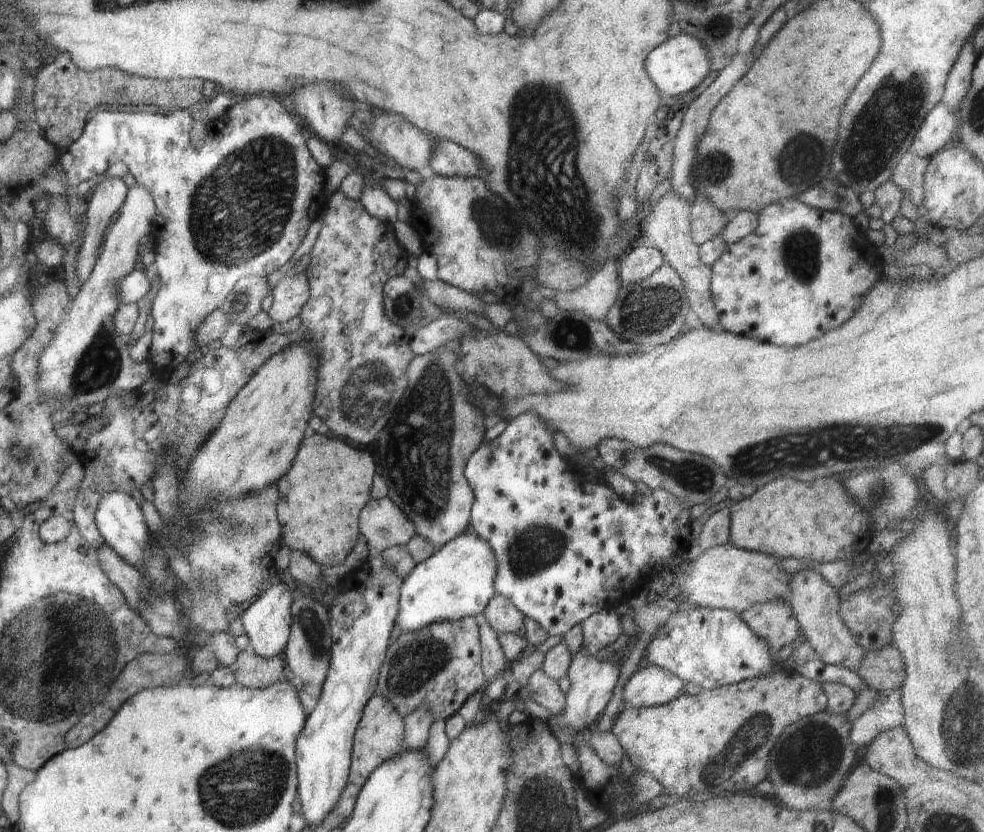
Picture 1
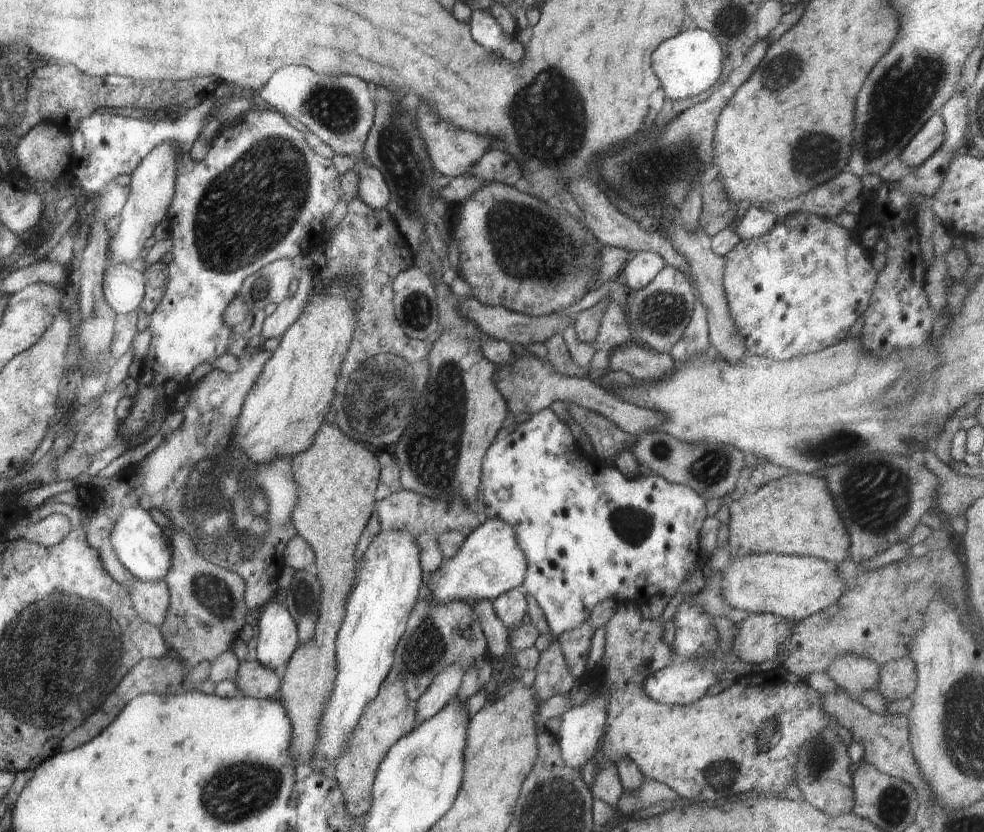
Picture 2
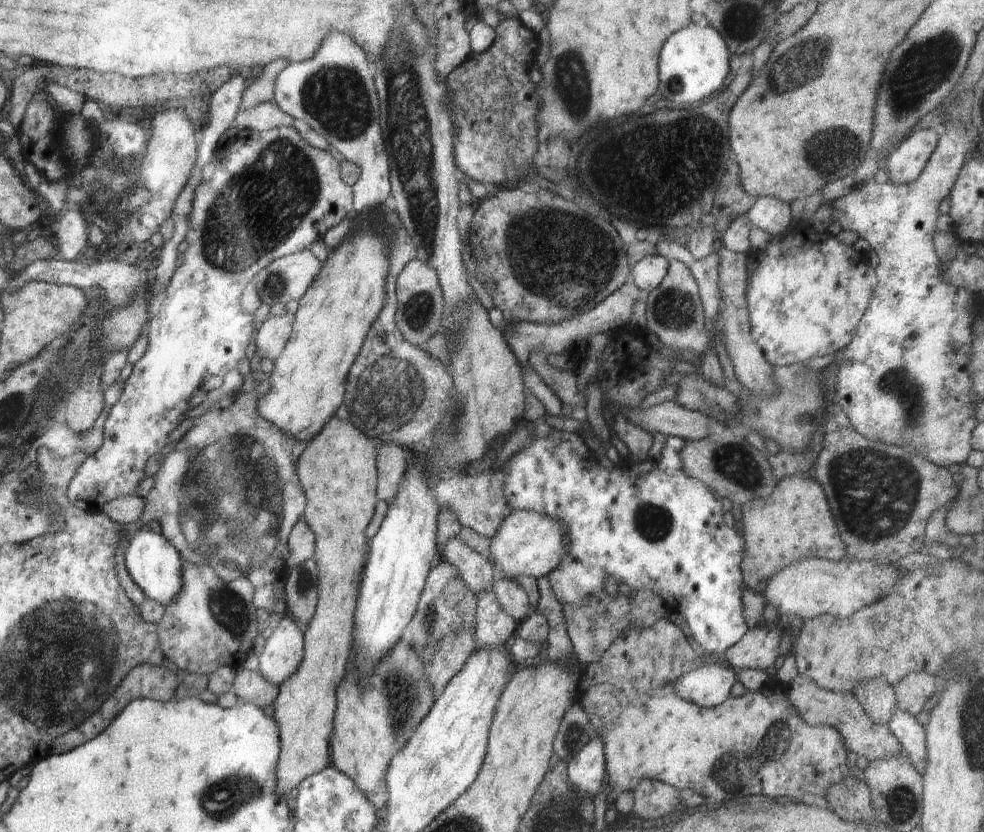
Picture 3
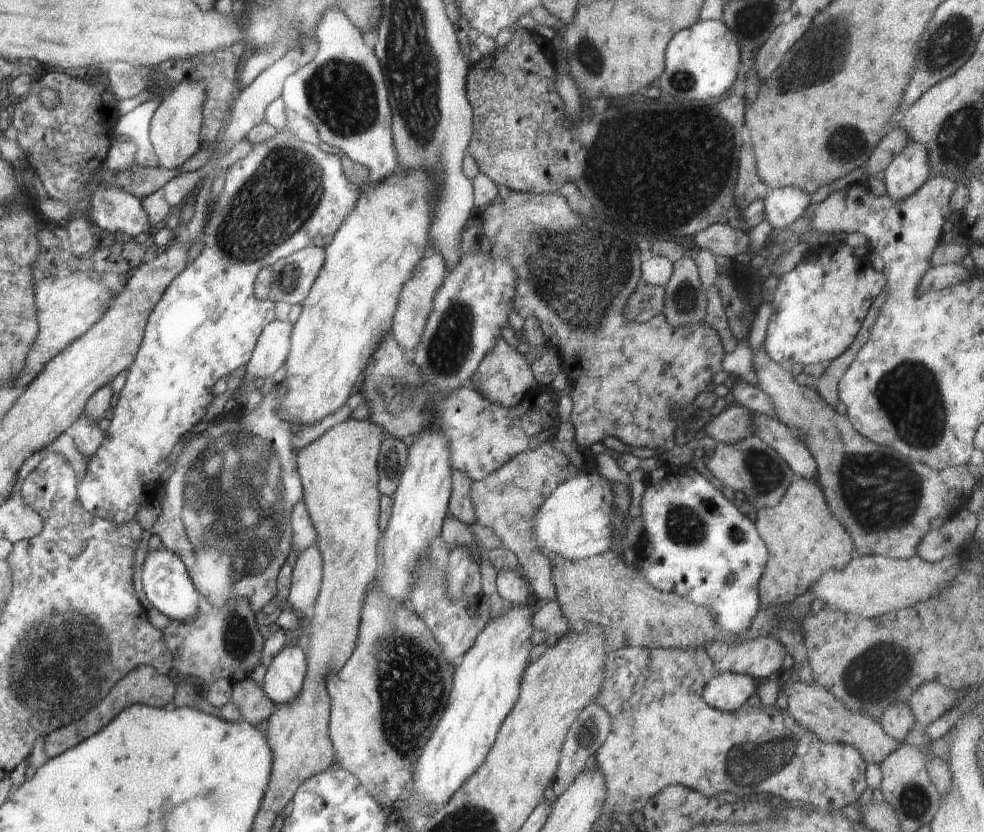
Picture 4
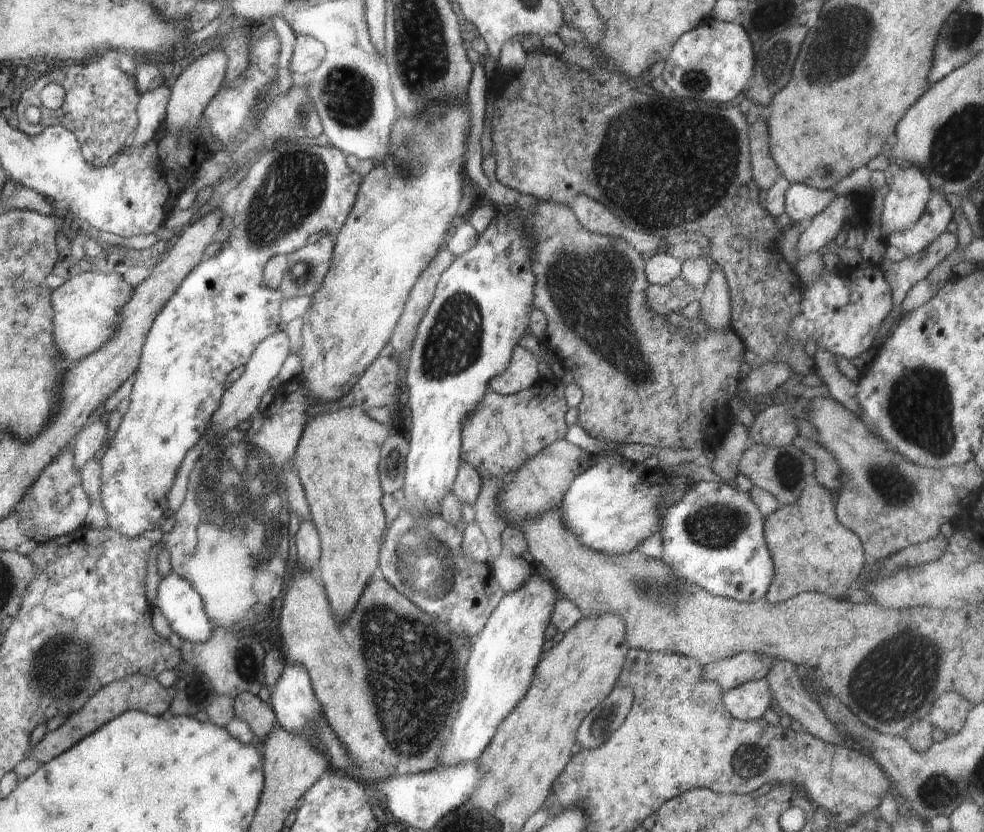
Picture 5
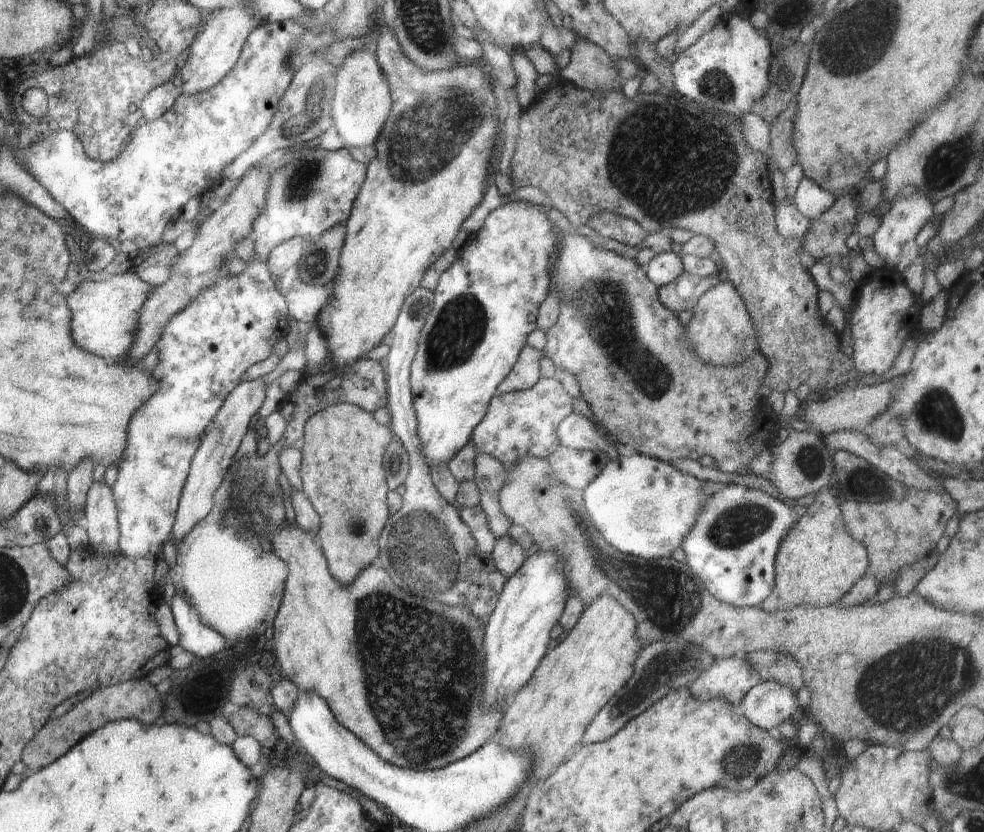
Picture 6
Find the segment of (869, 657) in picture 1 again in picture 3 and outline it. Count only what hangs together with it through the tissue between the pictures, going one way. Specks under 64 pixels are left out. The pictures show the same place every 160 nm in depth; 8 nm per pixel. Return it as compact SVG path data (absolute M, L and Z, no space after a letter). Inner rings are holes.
M914 670L906 674L900 682L893 685L897 709L909 712L912 716L920 714L930 696L940 691L939 682L934 675Z

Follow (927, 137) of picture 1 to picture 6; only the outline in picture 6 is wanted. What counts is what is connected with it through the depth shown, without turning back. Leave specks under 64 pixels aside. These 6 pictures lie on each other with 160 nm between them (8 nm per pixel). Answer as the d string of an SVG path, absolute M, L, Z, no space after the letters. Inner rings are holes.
M916 190L908 198L892 200L889 206L884 207L884 214L880 218L880 228L873 235L874 247L884 266L901 273L908 266L912 266L918 258L919 246L916 244L916 234L933 218L934 203L920 190Z

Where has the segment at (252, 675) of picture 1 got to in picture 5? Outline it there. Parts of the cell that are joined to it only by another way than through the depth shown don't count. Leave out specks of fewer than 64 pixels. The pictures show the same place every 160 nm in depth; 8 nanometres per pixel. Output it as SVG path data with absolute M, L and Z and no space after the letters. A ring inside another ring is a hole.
M240 693L233 699L236 718L243 720L256 736L258 743L264 741L277 722L272 707L263 702L258 695Z

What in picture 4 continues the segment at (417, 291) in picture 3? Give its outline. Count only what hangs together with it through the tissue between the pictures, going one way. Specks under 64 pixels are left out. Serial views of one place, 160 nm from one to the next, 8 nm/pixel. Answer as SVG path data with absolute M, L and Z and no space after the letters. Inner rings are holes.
M435 251L432 256L424 256L420 259L420 262L414 267L410 280L405 282L406 286L402 288L402 294L400 294L390 330L402 350L411 353L421 341L427 318L432 310L435 292L442 284L446 273L447 262L442 253Z

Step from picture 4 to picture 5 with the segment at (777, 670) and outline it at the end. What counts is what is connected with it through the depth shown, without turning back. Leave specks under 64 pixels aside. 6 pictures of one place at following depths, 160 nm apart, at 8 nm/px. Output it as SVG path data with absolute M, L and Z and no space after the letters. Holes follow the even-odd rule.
M742 653L709 662L703 668L703 678L711 683L714 681L725 693L745 682L765 679L772 660L762 653Z

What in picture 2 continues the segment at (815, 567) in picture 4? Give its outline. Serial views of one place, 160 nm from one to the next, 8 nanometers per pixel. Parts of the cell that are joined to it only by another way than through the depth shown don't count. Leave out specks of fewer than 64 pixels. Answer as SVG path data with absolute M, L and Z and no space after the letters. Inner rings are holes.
M789 474L782 480L771 481L758 490L750 490L740 500L729 505L730 534L729 549L731 558L752 554L778 553L804 554L818 556L834 565L845 562L849 548L849 538L844 532L838 512L832 504L824 478L806 476L806 474ZM786 540L796 540L794 552L788 552Z

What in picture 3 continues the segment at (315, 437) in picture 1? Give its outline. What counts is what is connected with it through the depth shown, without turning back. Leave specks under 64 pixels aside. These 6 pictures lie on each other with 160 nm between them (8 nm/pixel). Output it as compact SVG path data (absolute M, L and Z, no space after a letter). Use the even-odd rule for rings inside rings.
M332 416L326 425L322 428L322 432L308 444L308 448L302 452L302 456L298 458L297 462L298 468L298 478L300 478L300 484L302 484L302 488L304 488L304 492L306 492L306 498L308 498L308 506L306 506L306 522L308 522L308 526L312 528L312 532L318 536L316 538L316 553L313 556L313 559L317 562L317 575L318 578L318 601L317 608L315 609L314 617L311 622L303 628L304 631L304 653L303 660L298 668L298 671L290 676L289 680L286 680L279 687L279 694L276 698L276 701L273 703L271 710L269 711L273 718L276 720L276 724L278 724L278 729L280 732L280 756L279 762L277 766L277 778L278 782L276 782L276 794L281 798L288 798L290 792L294 790L294 788L298 787L300 782L303 782L308 776L312 776L327 768L330 763L330 752L329 752L329 738L334 729L334 718L336 716L336 710L338 708L338 702L336 699L336 688L338 688L338 684L344 680L345 676L348 674L348 667L351 661L351 655L353 654L352 648L354 648L354 612L356 612L356 598L358 598L358 590L360 590L360 578L362 577L362 572L364 571L364 564L367 558L367 550L368 543L366 542L366 526L370 524L370 520L372 520L372 514L374 514L374 506L376 506L376 454L374 454L374 446L372 446L372 442L360 432L360 430L356 430L352 424L348 424L344 420L338 420L336 416Z

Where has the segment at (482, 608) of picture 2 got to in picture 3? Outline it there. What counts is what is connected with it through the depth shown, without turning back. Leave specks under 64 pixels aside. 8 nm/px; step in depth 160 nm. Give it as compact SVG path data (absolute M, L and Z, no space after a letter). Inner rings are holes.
M456 537L446 542L441 559L456 566L466 587L478 598L480 592L493 590L494 576L492 565L487 561L485 554L480 554L468 547Z

